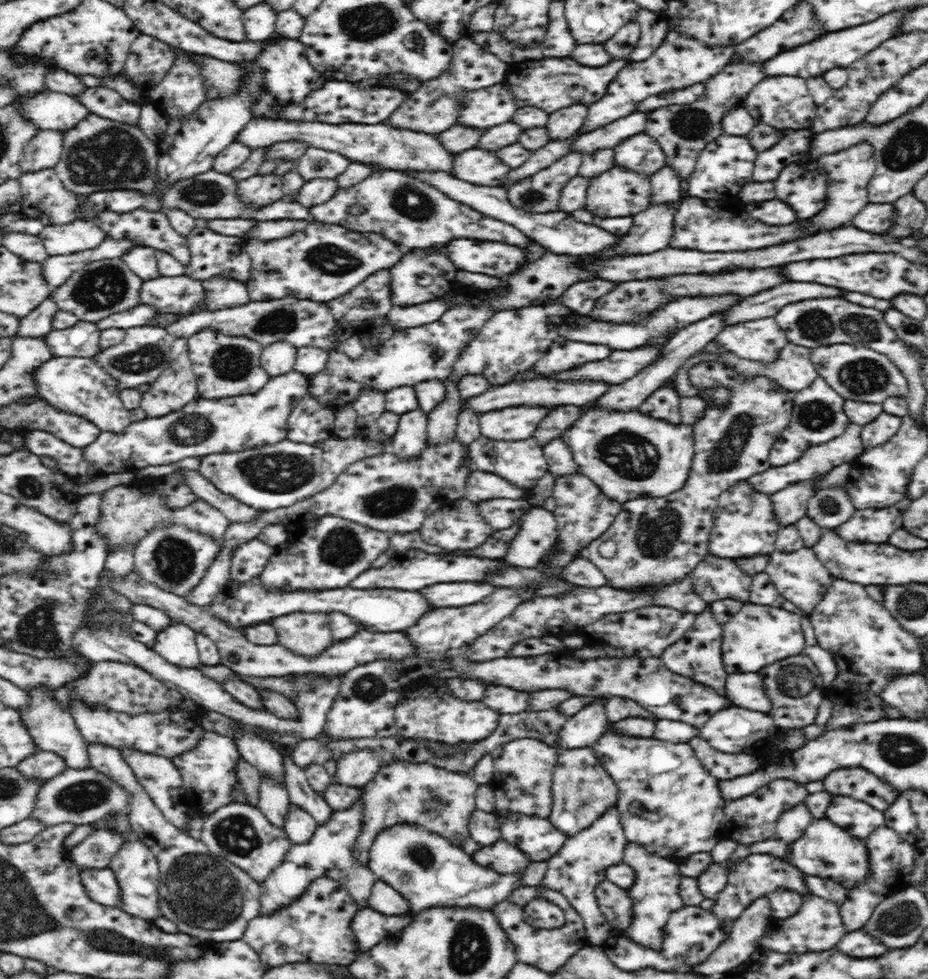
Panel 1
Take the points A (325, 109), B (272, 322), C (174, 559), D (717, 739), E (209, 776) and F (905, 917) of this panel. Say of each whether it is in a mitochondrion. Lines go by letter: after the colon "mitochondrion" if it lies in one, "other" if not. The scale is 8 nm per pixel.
A: other
B: mitochondrion
C: mitochondrion
D: other
E: other
F: mitochondrion

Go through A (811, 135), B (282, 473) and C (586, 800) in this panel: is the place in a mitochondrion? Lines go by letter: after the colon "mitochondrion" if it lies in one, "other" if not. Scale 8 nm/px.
A: other
B: mitochondrion
C: mitochondrion

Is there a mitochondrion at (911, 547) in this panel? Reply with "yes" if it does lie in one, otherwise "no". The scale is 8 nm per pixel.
no

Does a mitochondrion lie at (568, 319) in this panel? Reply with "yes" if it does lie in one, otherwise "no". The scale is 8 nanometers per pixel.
no

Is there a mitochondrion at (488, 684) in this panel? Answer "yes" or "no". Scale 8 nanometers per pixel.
no

